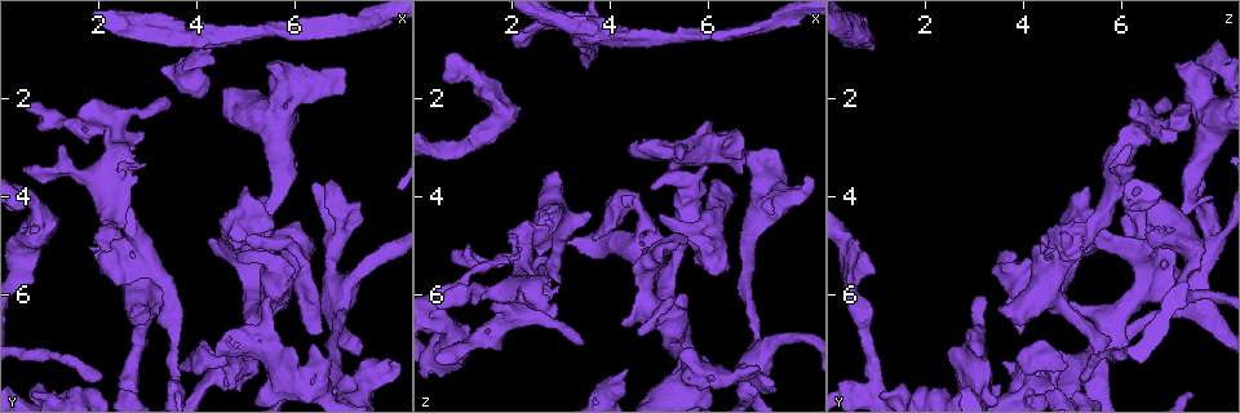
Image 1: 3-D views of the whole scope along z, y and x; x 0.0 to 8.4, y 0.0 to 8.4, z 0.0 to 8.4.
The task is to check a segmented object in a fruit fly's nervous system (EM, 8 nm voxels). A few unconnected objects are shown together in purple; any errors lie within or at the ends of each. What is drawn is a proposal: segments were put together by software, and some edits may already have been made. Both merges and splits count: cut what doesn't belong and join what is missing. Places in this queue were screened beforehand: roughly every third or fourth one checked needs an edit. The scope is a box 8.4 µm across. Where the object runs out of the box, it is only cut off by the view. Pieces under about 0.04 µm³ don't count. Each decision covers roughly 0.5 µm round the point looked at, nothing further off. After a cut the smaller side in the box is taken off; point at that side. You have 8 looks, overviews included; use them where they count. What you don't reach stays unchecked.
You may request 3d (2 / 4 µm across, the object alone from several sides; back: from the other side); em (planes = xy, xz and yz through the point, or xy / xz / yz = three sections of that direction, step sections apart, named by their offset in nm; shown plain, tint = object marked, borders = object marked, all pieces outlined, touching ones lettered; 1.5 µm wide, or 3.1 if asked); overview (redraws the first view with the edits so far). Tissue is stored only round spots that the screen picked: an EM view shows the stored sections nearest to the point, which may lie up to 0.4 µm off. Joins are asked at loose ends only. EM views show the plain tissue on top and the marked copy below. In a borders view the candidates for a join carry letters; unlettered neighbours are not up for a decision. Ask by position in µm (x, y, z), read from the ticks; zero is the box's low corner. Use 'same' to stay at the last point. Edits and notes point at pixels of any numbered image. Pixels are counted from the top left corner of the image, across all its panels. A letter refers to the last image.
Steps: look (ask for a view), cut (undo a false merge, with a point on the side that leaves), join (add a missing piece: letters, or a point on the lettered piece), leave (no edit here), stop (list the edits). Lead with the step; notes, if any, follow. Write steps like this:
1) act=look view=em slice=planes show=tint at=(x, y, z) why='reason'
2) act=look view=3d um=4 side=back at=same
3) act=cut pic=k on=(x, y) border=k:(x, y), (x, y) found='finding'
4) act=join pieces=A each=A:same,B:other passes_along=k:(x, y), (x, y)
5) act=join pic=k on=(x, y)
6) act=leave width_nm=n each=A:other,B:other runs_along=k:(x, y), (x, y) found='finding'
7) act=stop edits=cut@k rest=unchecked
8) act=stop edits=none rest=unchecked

act=look view=em slice=planes show=borders at=(2.15, 5.10, 0.70) why='an open end'

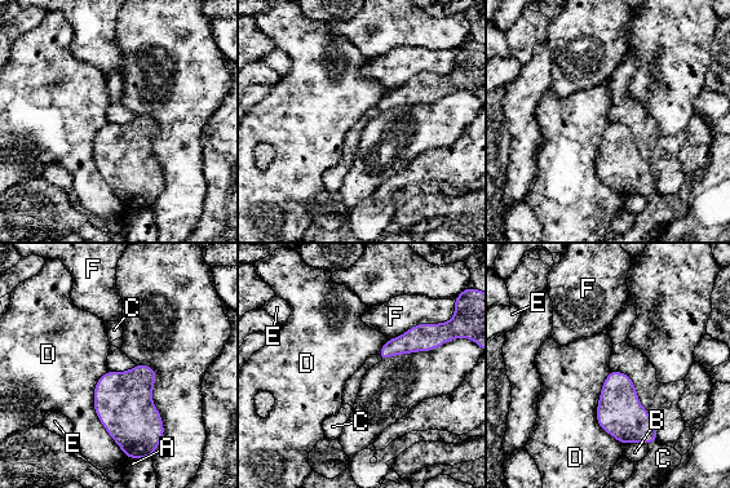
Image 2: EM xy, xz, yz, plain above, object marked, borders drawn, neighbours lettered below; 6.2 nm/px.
act=leave width_nm=200 each=A:other,B:other,C:other,D:other,E:other,F:other border=2:(107, 369), (93, 409), (125, 456) found='none of them fits'

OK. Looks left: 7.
act=look view=3d um=2 at=(4.40, 7.35, 4.00) why='sharp bend'

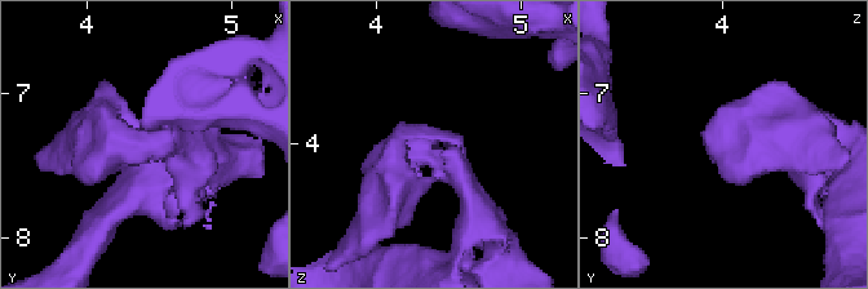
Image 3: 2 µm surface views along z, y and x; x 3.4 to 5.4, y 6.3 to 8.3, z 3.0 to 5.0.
act=look view=em slice=planes show=borders at=(4.38, 7.40, 4.00) arm_widths_nm=220,280 why='now the EM'

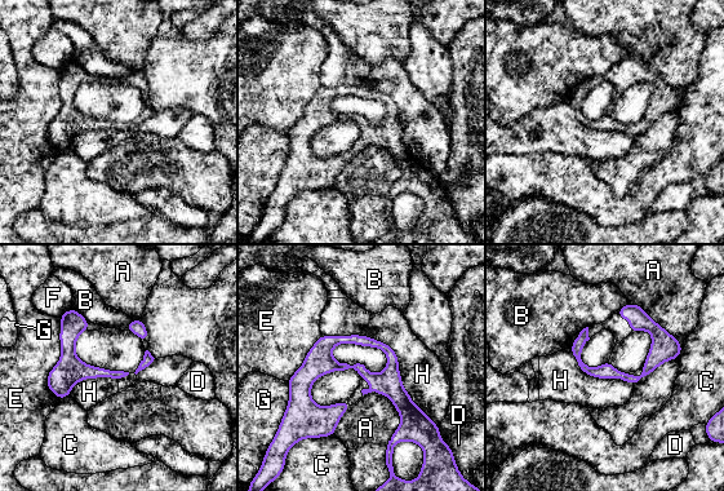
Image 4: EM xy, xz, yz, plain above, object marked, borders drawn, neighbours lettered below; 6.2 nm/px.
act=leave width_nm=70 each=A:other,B:other,C:other,D:other,E:other,F:other,G:other,H:other border=4:(321, 334), (386, 341), (426, 415) found='one neuron here'

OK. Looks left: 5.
act=look view=em slice=planes show=tint at=(3.60, 7.55, 0.90) why='abrupt turn'

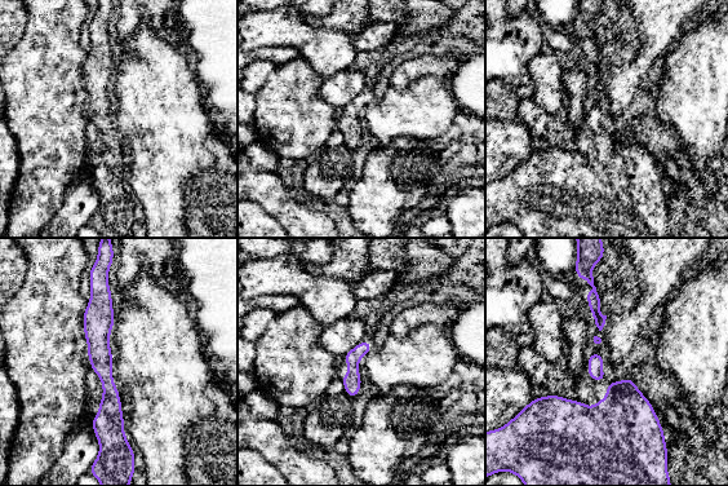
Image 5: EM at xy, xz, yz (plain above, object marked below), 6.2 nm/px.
act=look view=em slice=planes show=borders at=same why='what lies round it'

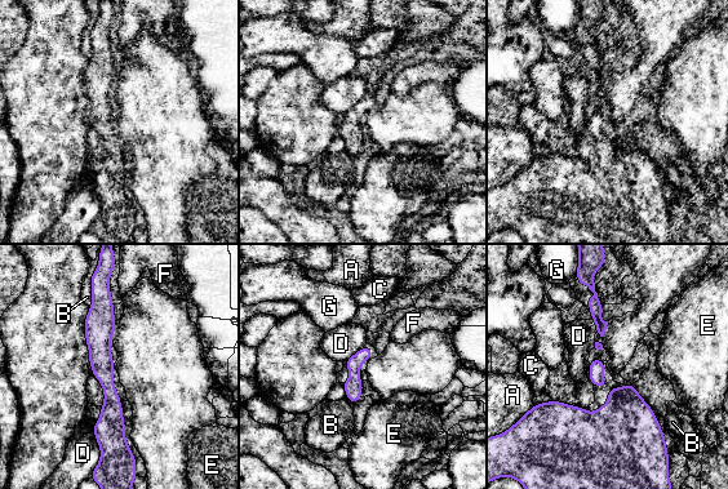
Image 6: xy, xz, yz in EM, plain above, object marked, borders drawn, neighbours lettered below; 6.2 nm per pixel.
act=leave width_nm=100 each=A:other,B:other,C:other,D:other,E:other,F:other,G:other found='continuous, no second neuron'

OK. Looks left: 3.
act=stop edits=none rest=unchecked

